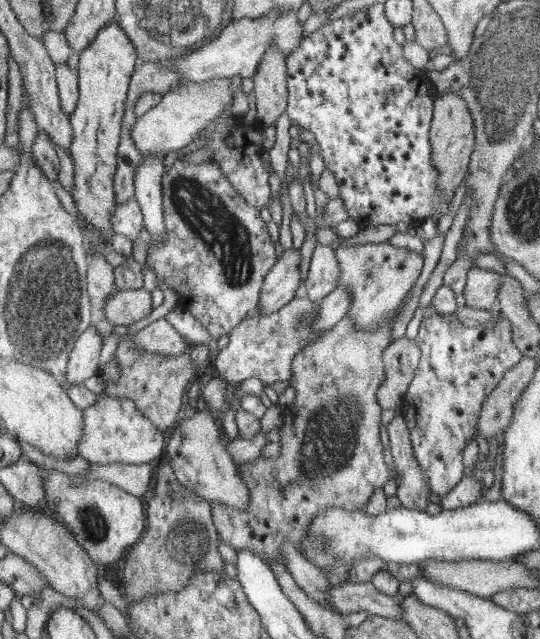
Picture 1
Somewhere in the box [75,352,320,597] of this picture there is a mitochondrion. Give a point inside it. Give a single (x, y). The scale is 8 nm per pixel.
(187, 542)

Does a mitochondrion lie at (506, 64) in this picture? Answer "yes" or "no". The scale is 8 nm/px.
yes

